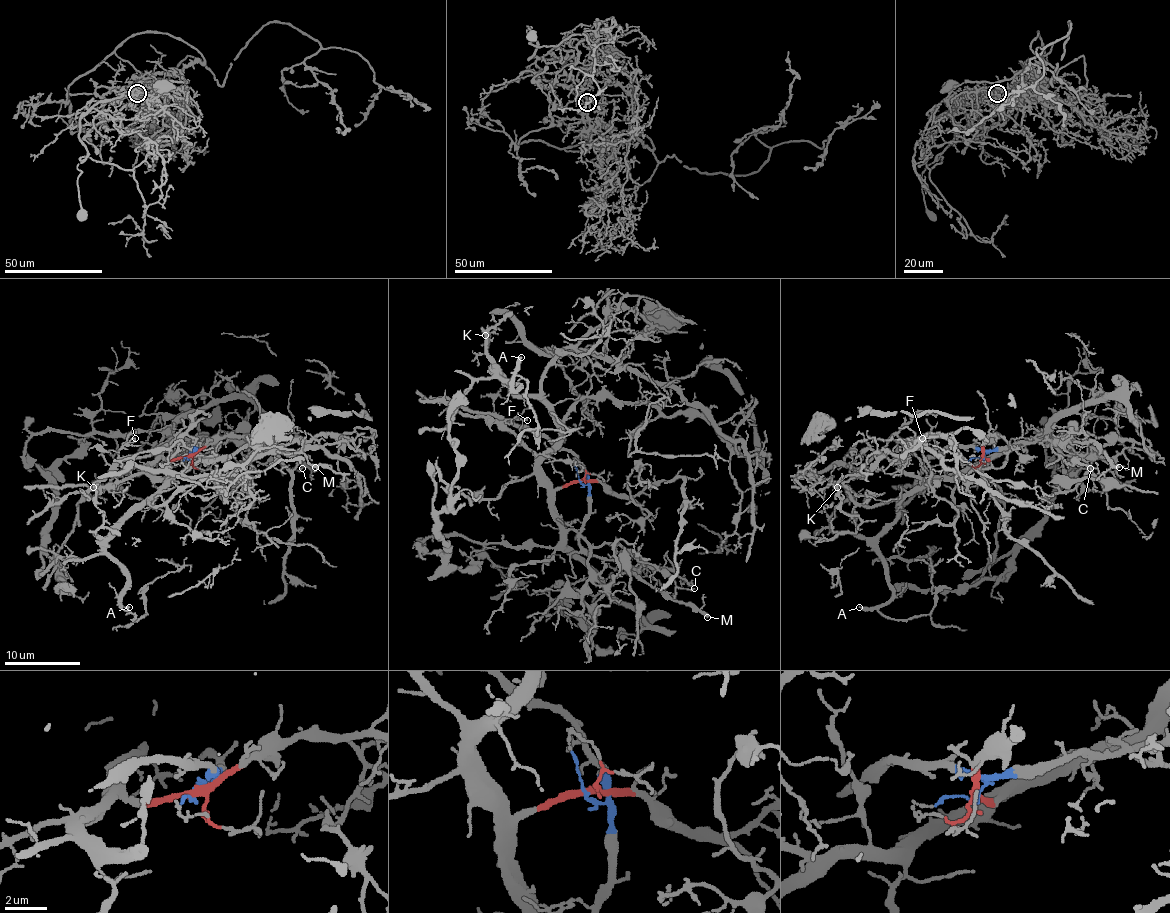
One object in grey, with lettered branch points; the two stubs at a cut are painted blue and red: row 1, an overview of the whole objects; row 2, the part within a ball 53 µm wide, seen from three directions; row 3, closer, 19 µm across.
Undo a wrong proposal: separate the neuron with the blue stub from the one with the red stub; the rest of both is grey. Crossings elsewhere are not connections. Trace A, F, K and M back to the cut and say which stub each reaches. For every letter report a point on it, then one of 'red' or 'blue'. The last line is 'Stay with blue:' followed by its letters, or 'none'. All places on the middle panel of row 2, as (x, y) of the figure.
A: place (521, 357); red
F: place (527, 420); blue
K: place (485, 335); red
M: place (707, 617); blue
Stay with blue: F, M

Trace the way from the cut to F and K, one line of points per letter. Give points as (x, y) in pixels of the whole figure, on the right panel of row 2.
F: (984, 456), (984, 450), (950, 445), (938, 456), (927, 458), (921, 450), (921, 437)
K: (984, 456), (991, 460), (950, 478), (923, 480), (874, 537), (833, 531), (829, 516), (846, 497), (837, 488)

